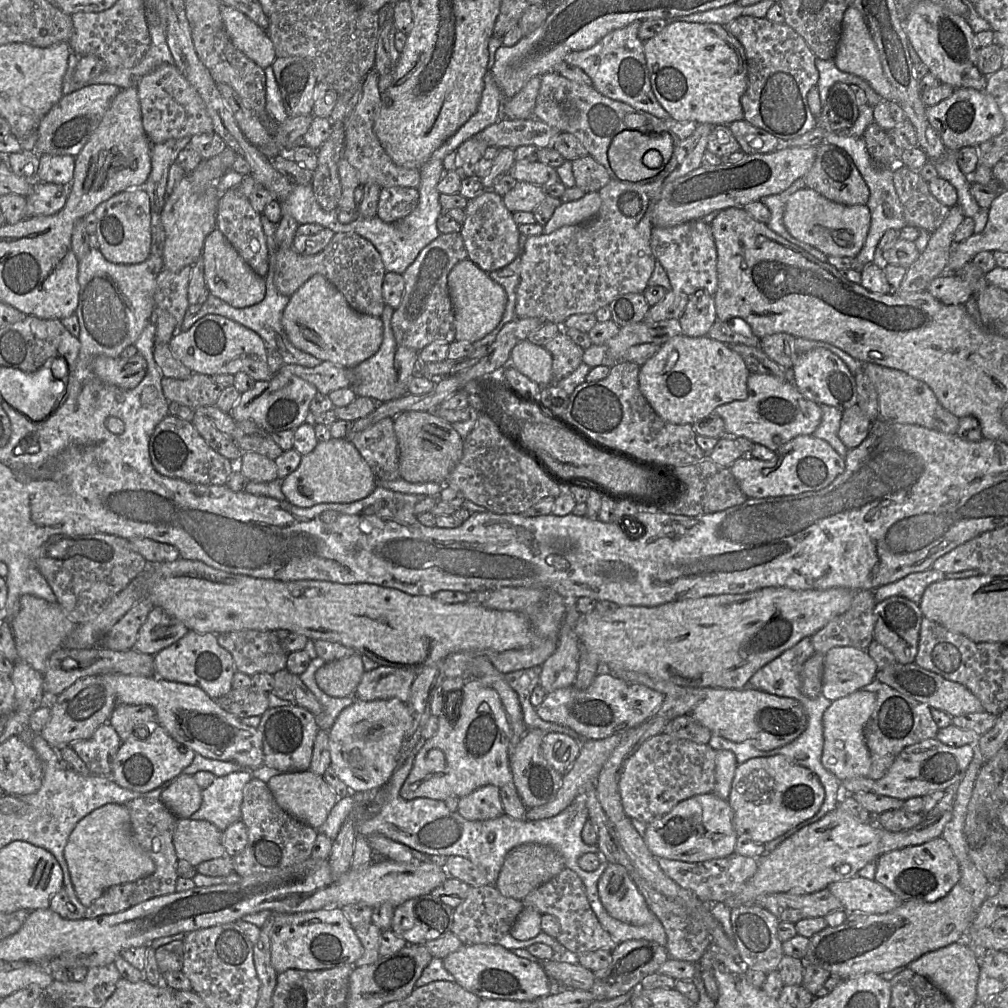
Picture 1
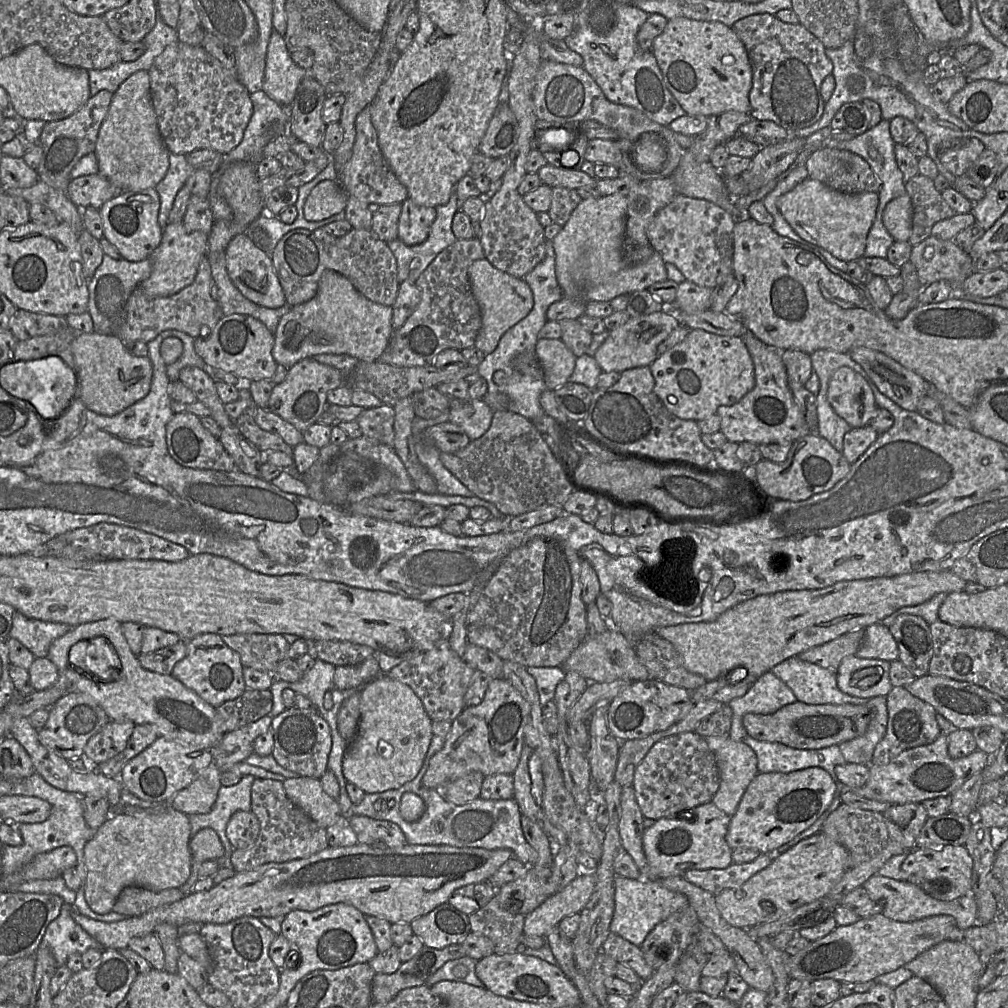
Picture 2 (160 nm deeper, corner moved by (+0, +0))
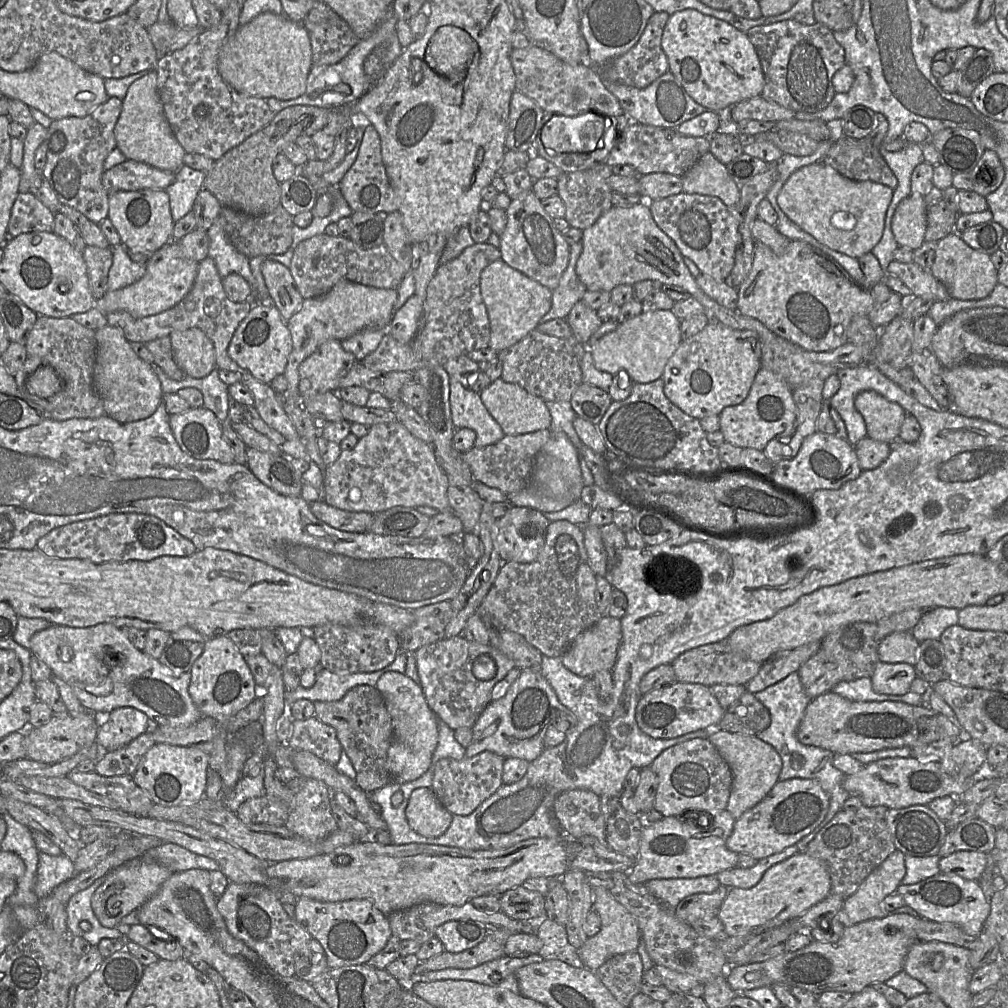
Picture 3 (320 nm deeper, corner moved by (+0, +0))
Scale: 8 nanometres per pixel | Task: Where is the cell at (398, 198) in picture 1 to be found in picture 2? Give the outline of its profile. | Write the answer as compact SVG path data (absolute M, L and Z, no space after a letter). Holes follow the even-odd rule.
M407 198L401 203L398 221L398 238L406 245L417 245L429 236L436 217L434 207L422 206Z

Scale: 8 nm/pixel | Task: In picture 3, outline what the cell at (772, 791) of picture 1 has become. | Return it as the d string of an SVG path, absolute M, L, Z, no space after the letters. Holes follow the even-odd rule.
M802 778L779 780L759 803L735 819L726 847L757 860L777 854L814 830L823 821L828 808L829 796L818 781Z

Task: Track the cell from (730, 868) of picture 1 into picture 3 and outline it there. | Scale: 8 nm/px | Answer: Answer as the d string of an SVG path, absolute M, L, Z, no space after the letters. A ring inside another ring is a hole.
M822 822L796 844L785 848L777 854L758 860L754 866L750 868L740 868L735 866L731 869L719 872L715 875L716 878L721 885L727 888L751 888L755 886L771 866L786 860L798 852L806 851L809 842L811 842L821 830L821 824Z

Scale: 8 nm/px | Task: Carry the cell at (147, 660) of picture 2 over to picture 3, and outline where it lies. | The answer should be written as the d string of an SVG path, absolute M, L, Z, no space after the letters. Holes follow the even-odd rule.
M175 639L167 641L159 662L168 667L174 676L190 672L193 663L202 654L205 643Z

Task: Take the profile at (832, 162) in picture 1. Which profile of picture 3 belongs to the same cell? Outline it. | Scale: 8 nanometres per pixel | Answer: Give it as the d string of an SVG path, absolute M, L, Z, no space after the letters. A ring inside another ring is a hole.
M877 113L876 116L878 124L869 135L861 139L843 136L832 144L821 162L831 166L848 179L855 181L872 181L886 185L894 190L898 185L898 180L885 162L880 150L888 131L888 121L881 113Z

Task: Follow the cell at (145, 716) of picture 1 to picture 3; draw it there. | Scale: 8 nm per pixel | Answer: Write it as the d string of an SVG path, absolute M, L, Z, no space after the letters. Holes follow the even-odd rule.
M151 730L139 735L127 745L107 752L96 762L96 772L101 776L133 776L147 751L154 745Z

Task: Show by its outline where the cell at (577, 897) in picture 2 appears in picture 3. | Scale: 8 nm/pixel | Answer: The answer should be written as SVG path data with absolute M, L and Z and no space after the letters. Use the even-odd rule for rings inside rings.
M727 810L688 811L645 824L638 858L626 872L628 880L632 884L644 884L653 879L696 878L716 875L737 866L739 854L726 847L734 824L735 818Z

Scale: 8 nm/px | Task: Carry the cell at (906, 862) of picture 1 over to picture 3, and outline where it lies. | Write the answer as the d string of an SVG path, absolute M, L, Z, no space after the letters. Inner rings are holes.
M955 852L939 861L940 873L978 881L987 865L987 854L982 852Z

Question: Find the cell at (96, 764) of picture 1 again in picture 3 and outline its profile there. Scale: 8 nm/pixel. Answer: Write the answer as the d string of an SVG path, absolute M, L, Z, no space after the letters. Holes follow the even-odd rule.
M133 707L113 710L101 720L95 742L108 752L119 749L152 727L150 719Z

